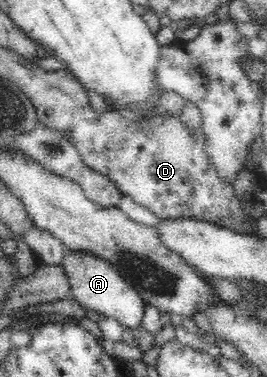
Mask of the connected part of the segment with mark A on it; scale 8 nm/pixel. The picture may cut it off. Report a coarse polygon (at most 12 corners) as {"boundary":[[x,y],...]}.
{"boundary":[[65,248],[83,308],[142,325],[146,301],[109,262]]}

